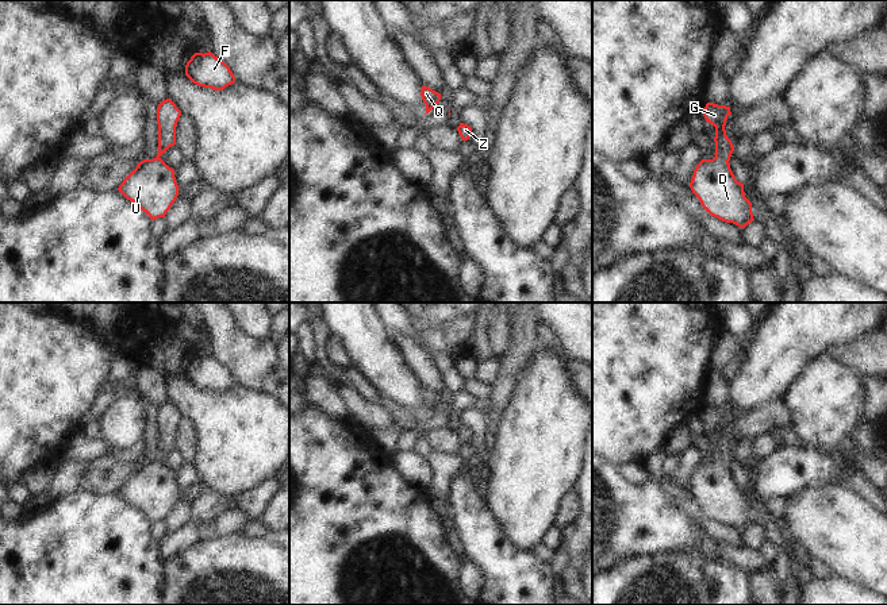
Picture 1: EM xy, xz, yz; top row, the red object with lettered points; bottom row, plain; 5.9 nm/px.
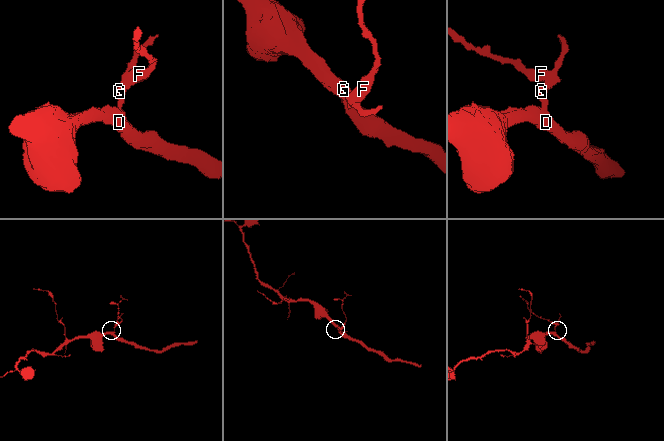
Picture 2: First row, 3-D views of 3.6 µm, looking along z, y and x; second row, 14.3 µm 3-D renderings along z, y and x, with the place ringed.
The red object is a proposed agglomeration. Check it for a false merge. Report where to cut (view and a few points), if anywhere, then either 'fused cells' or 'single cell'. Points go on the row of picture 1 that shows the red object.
cut none; single cell

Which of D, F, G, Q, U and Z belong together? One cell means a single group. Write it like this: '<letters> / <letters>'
D F G Q U Z

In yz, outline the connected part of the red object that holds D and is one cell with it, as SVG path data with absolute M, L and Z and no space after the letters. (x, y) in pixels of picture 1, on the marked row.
M707 103L703 115L715 127L715 157L696 165L690 188L711 216L745 228L754 219L744 184L736 180L729 163L734 151L725 130L730 107Z

